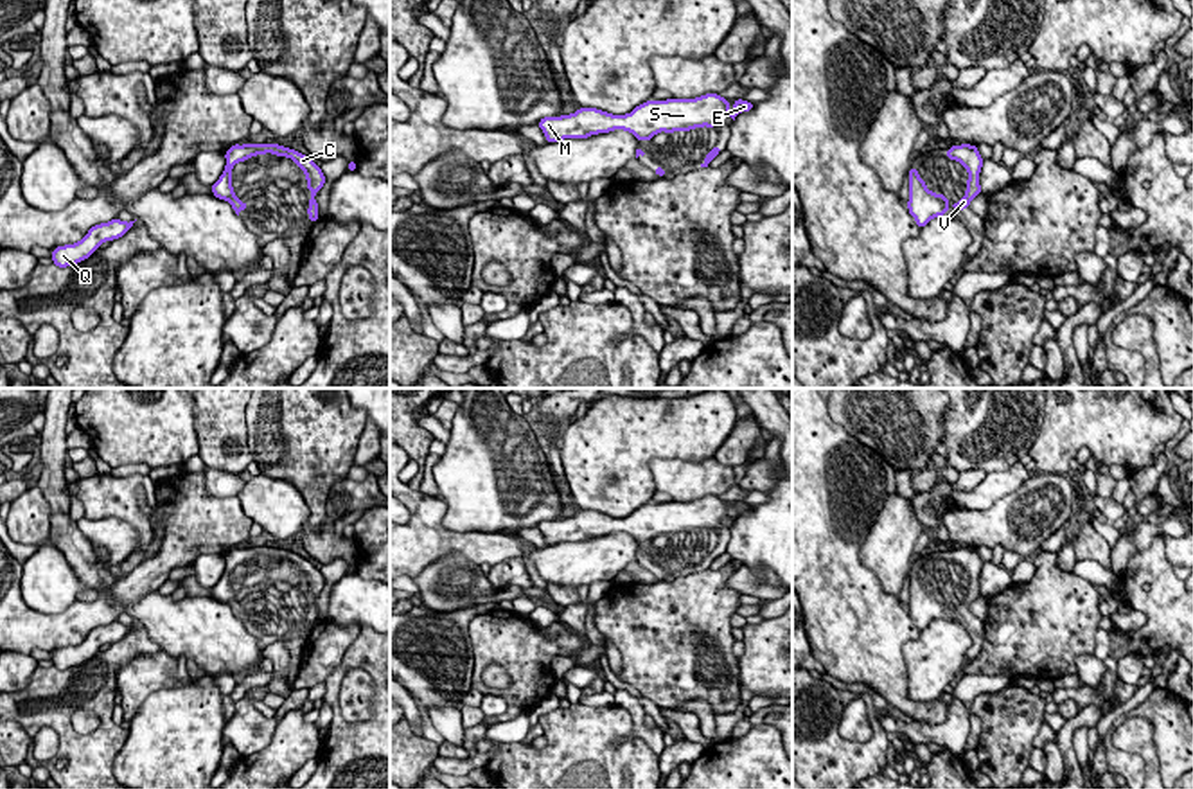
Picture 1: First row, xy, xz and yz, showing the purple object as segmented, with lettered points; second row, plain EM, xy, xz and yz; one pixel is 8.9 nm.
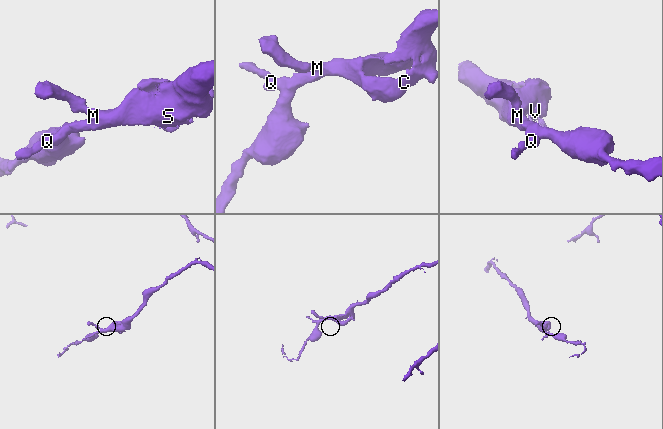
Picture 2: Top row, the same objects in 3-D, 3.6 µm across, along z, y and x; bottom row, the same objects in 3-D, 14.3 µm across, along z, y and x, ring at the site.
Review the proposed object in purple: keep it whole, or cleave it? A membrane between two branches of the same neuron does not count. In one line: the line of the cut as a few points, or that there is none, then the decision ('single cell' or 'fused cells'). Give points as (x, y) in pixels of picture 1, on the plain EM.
no cut; single cell

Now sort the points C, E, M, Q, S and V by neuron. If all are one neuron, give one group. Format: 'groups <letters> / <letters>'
groups C E M Q S V

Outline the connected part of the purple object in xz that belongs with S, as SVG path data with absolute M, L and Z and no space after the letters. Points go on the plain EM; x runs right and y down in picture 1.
M704 496L703 500L688 503L647 503L627 518L611 518L596 510L580 510L571 518L544 519L537 527L548 546L564 541L588 541L613 532L625 532L645 545L659 534L670 537L674 534L690 534L703 528L715 530L722 519L731 519L735 523L738 516L751 514L755 507L737 501L733 505L733 516L728 514L729 509L728 501L722 501L719 496Z

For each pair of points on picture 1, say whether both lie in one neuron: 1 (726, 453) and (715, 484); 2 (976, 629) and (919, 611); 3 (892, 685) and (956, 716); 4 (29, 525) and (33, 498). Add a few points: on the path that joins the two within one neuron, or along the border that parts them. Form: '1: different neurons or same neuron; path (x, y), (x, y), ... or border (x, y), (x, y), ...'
1: different neurons; border (714, 457), (732, 468)
2: same neuron; path (962, 615), (933, 611)
3: different neurons; border (949, 703), (947, 716), (940, 723), (913, 721)
4: same neuron; path (29, 518), (31, 505)

